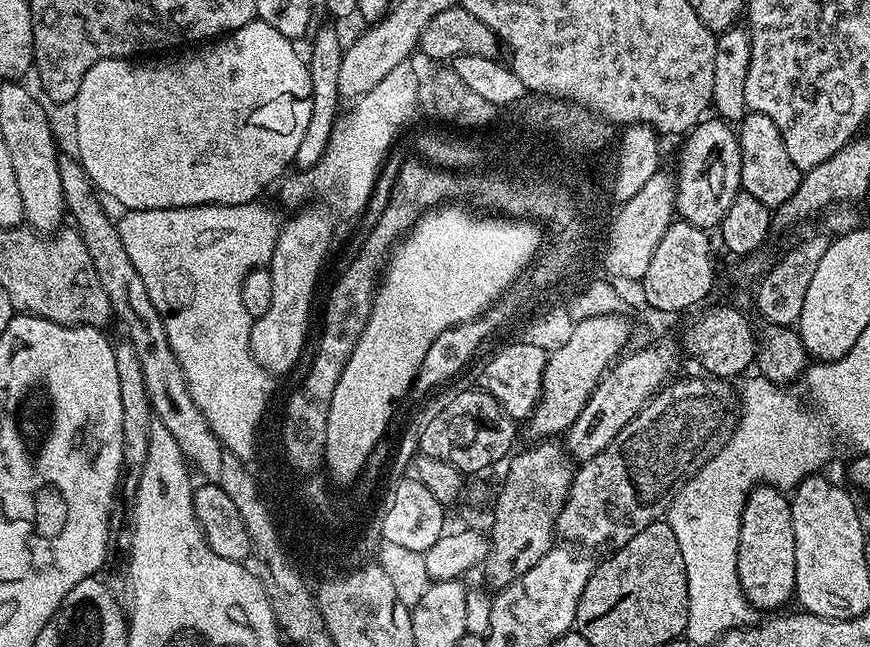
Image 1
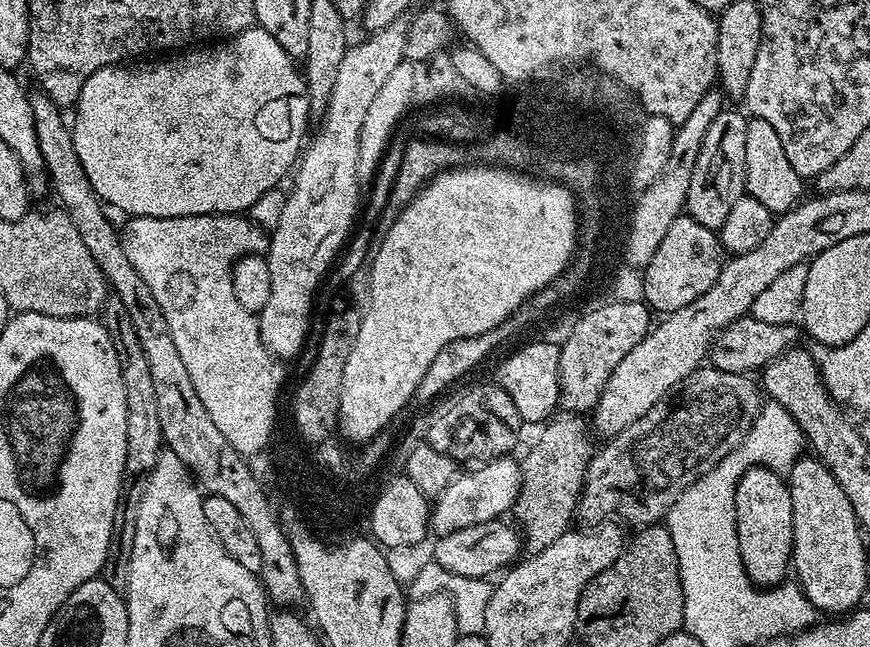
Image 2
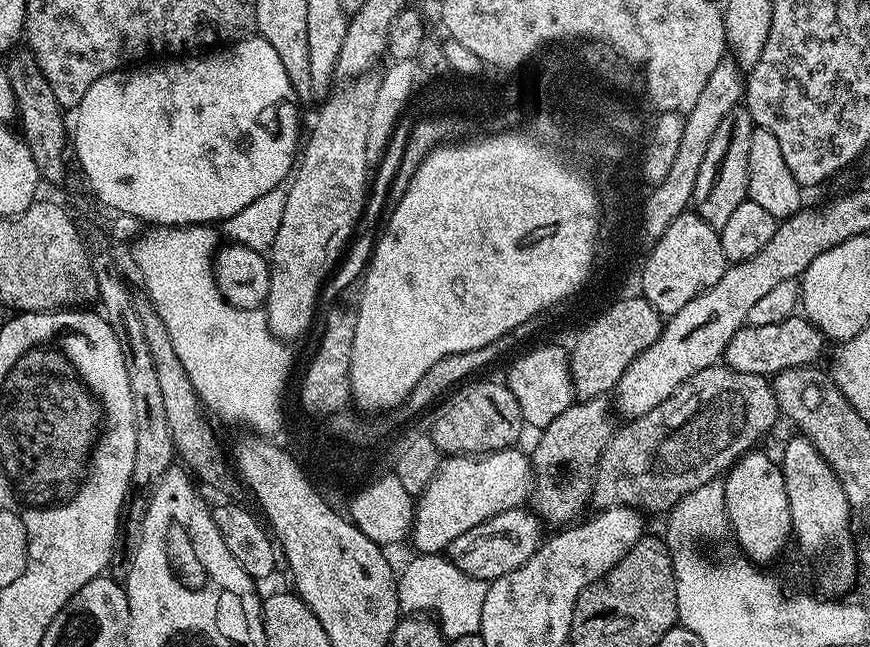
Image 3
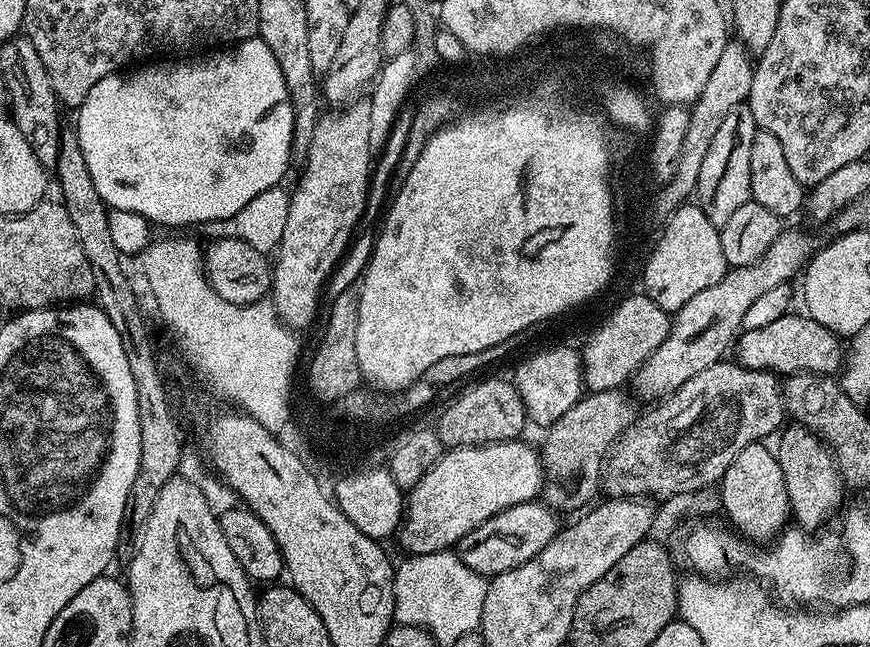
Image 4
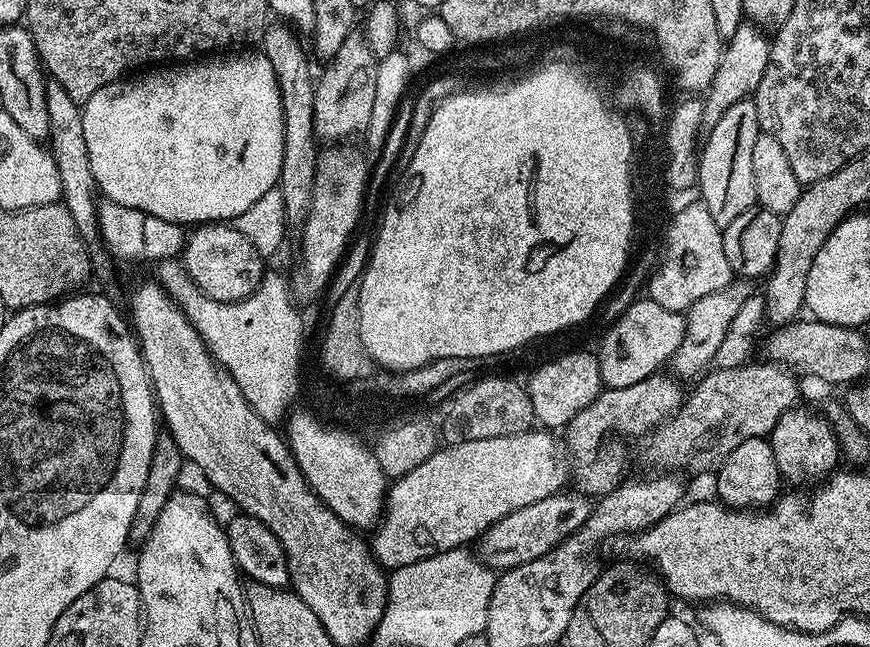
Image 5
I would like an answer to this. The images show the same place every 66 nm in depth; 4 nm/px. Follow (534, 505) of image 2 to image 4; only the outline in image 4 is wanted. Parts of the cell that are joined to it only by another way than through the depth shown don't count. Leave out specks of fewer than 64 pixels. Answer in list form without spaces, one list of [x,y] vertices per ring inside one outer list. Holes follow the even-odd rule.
[[[620,388],[588,392],[558,422],[547,425],[542,447],[544,466],[543,503],[557,513],[587,509],[602,488],[604,462],[613,444],[638,415],[630,397]]]

